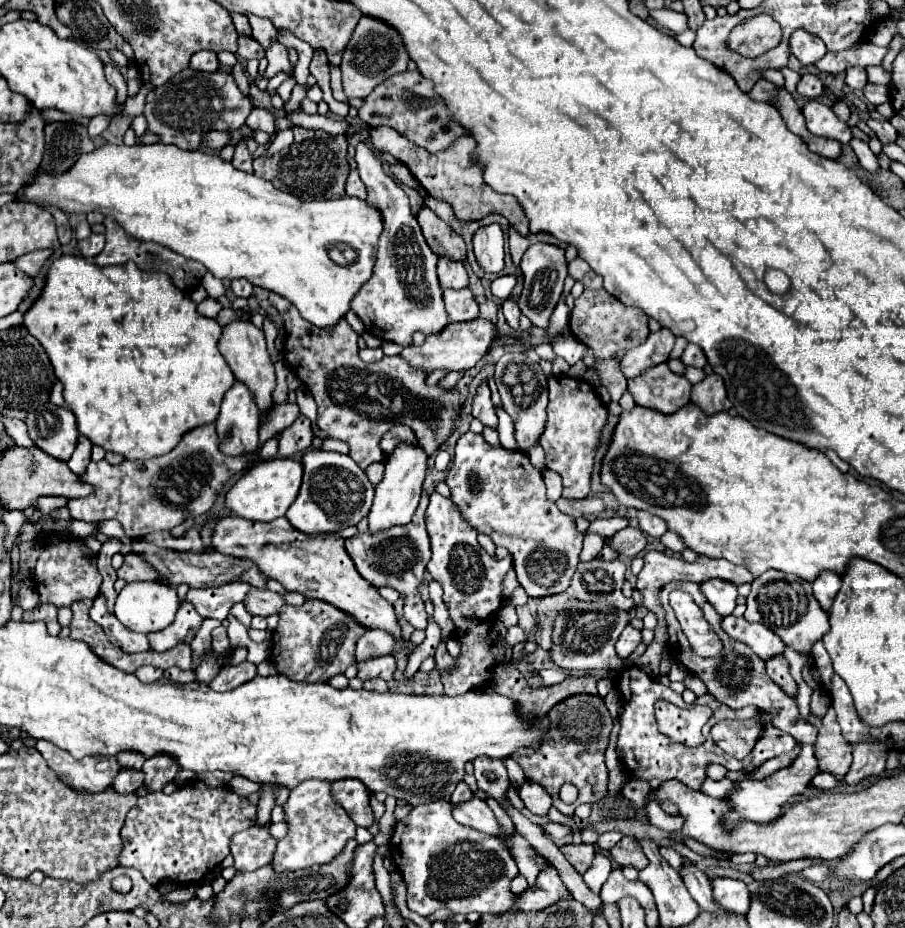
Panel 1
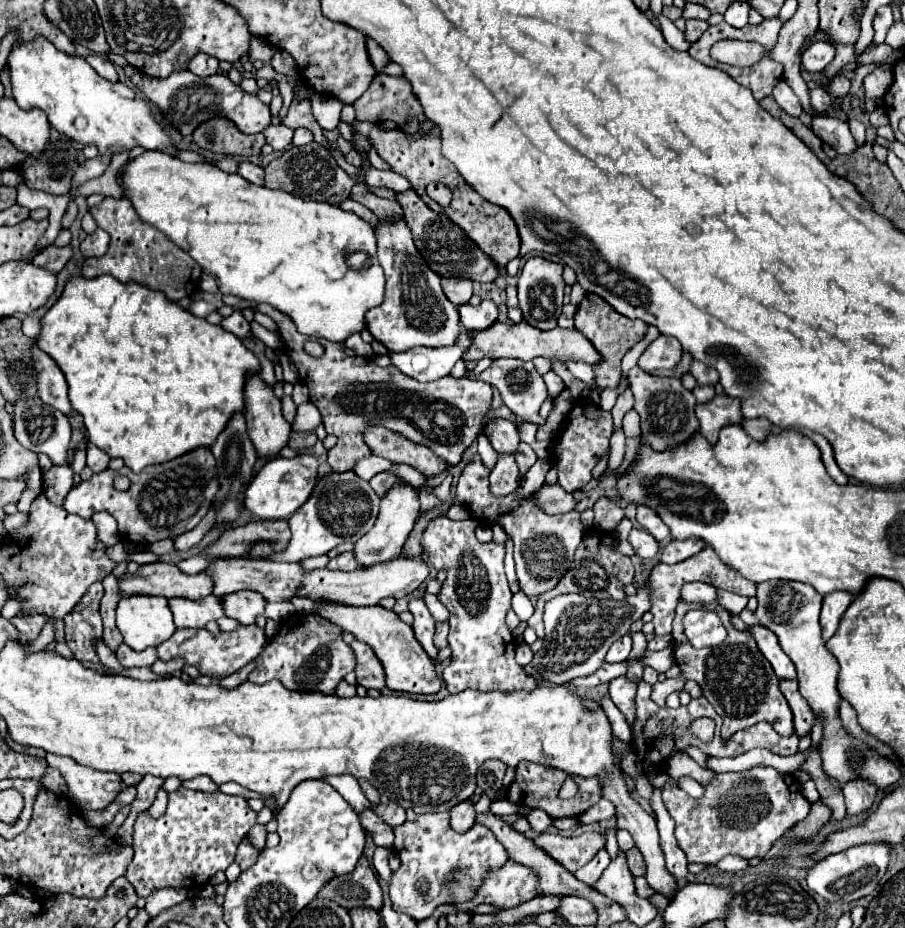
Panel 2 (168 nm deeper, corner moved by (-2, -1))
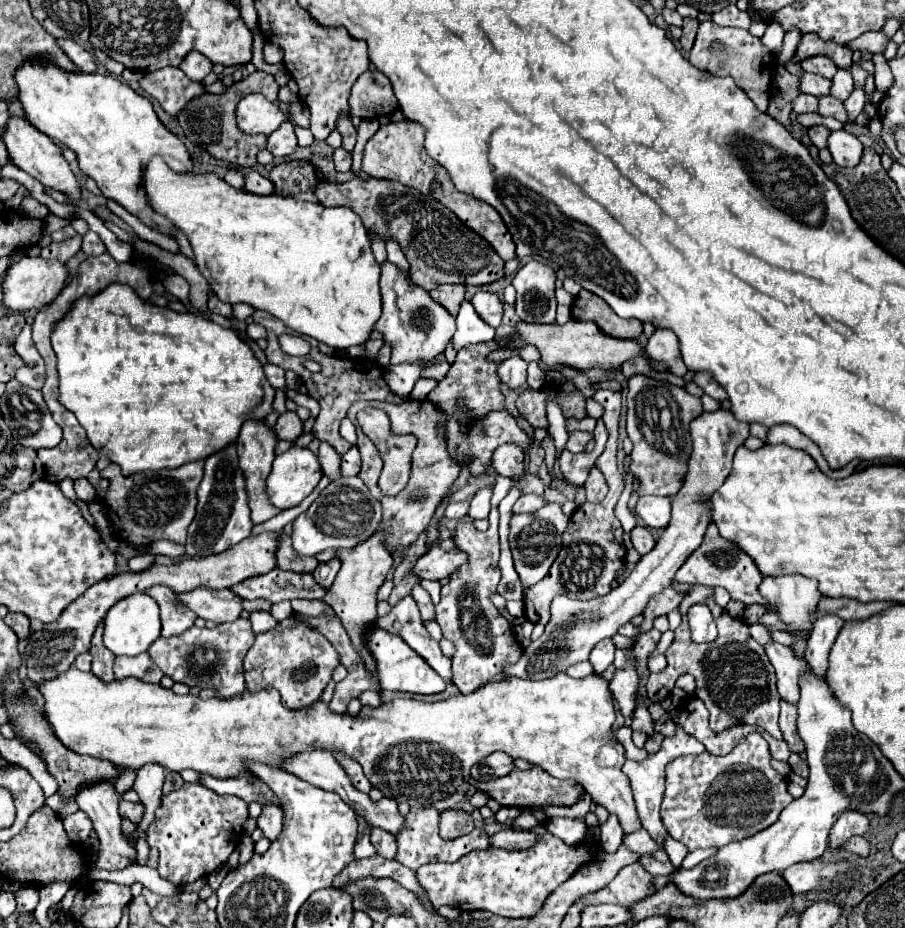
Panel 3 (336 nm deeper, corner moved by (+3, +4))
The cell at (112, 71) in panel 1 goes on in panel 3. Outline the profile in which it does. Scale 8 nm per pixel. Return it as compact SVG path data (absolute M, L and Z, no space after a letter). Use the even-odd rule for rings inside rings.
M58 40L58 44L62 44L62 50L68 54L68 58L70 58L82 72L96 72L96 60L94 60L92 54L88 54L80 44L76 44L74 40Z

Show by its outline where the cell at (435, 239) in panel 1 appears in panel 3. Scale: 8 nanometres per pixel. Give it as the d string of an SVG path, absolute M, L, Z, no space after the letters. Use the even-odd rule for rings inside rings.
M354 178L344 184L322 180L314 192L322 206L346 206L360 216L370 232L382 238L396 238L410 262L410 278L414 284L428 288L428 292L438 284L482 286L502 278L504 262L492 246L460 222L456 214L442 206L434 196L424 196L400 182L378 178Z

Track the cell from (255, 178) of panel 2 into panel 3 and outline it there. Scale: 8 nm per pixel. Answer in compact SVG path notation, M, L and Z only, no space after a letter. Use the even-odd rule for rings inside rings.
M250 170L244 176L244 188L254 194L272 194L272 182L268 178L260 176L256 170Z

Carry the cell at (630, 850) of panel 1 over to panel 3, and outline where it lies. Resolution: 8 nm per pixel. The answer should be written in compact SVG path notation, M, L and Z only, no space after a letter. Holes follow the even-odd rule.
M658 850L658 852L652 852L652 854L640 856L638 864L642 864L642 868L646 872L650 872L654 878L656 876L670 876L674 872L674 866L668 860L668 854L664 850Z

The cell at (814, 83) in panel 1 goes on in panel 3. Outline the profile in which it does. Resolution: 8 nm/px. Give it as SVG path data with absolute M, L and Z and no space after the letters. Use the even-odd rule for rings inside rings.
M818 96L818 114L822 116L834 116L840 122L848 122L846 110L842 108L842 102L834 96Z

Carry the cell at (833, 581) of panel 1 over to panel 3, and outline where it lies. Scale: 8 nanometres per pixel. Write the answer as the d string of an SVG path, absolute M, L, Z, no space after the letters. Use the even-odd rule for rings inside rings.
M824 612L816 618L812 634L808 638L808 648L806 648L806 662L812 666L816 674L826 674L828 668L828 652L842 628L844 620L834 616L832 612Z

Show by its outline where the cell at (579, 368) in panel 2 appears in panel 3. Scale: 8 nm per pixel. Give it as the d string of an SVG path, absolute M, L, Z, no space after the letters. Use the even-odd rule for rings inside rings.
M596 390L594 400L604 406L604 424L608 428L608 442L606 450L600 454L596 466L606 476L606 482L610 484L608 496L600 504L584 504L580 506L568 524L566 540L562 546L562 552L558 554L558 560L554 560L550 572L534 584L534 588L528 588L524 592L524 604L526 604L526 620L534 624L546 624L550 618L550 602L558 594L568 594L578 600L590 600L596 596L606 596L612 590L612 582L616 580L616 572L624 566L626 548L622 546L622 526L614 514L616 502L624 490L622 476L616 468L616 438L618 438L618 416L620 416L620 392L612 390Z

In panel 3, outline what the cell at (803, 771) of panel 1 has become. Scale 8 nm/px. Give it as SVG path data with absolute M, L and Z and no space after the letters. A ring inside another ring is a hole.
M760 734L746 736L730 754L726 756L684 756L676 758L666 766L666 792L662 800L662 822L668 830L668 834L682 842L688 850L698 848L712 848L712 846L726 846L736 840L744 840L748 836L754 836L756 832L772 826L780 812L794 800L788 792L788 780L778 774L770 766L770 752L768 742Z

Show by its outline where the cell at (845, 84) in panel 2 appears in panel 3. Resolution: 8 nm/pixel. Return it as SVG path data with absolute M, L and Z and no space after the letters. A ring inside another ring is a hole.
M802 74L802 78L800 78L800 90L806 94L824 96L824 94L830 94L830 88L832 88L832 80L824 78L824 76Z

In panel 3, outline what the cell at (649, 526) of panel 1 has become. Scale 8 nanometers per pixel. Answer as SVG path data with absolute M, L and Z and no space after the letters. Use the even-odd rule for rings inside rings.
M640 496L636 516L650 528L666 528L670 522L670 498Z

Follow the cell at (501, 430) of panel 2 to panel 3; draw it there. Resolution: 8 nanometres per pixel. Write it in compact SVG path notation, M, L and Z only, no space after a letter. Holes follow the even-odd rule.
M502 444L492 454L492 466L500 476L516 476L524 474L524 454L516 444Z

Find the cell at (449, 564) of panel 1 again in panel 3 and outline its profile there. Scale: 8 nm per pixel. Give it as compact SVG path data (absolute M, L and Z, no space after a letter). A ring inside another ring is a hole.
M498 510L490 516L490 528L478 532L468 518L460 520L454 530L454 546L468 556L468 560L450 574L448 584L442 586L442 600L436 606L436 622L440 624L444 638L456 646L452 658L452 682L462 694L502 676L504 664L514 664L522 656L522 646L516 642L512 626L492 604L490 596L496 594L500 582L500 536L498 536Z

